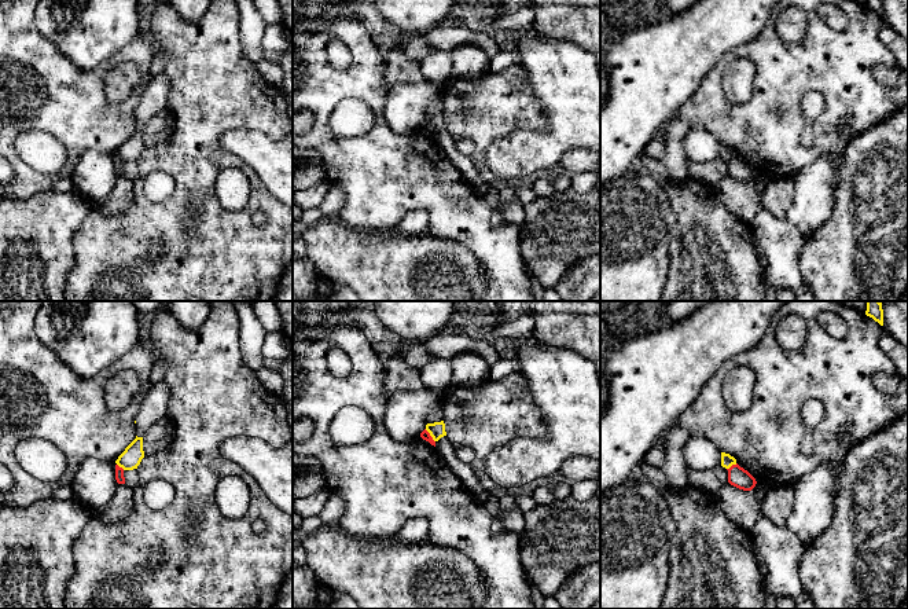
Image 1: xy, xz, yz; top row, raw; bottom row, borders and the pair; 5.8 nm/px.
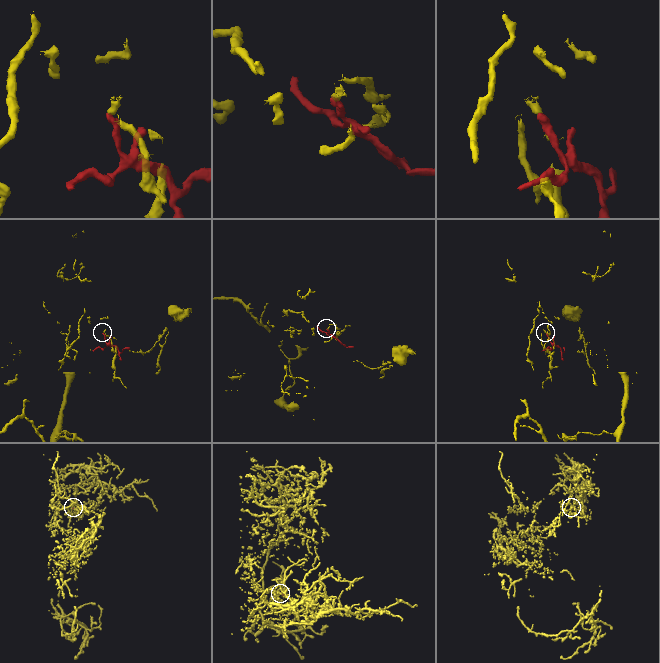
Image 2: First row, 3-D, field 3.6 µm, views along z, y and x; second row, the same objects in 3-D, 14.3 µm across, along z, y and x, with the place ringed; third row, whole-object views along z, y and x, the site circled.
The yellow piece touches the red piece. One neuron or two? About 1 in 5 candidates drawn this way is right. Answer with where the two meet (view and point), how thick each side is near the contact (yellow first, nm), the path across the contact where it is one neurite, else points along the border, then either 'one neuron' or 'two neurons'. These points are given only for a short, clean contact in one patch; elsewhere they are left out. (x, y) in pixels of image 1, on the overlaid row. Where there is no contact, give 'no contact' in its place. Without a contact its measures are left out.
contact xz (430, 435); calibres 90 and 60 nm; two neurons

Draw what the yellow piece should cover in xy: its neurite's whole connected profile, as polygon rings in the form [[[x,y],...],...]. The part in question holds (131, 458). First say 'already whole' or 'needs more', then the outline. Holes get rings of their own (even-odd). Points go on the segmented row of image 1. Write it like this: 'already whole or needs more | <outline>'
needs more | [[[162,381],[152,385],[146,393],[136,415],[136,439],[118,456],[115,463],[124,470],[137,469],[144,458],[143,437],[159,419],[166,417],[170,390]]]

